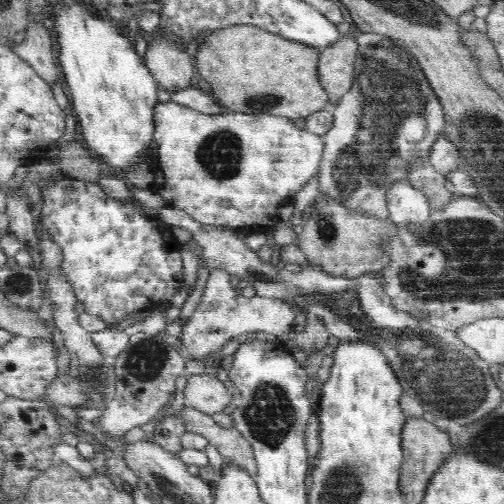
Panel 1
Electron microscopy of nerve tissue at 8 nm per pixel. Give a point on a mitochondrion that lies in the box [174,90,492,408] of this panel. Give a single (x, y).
(219, 154)

